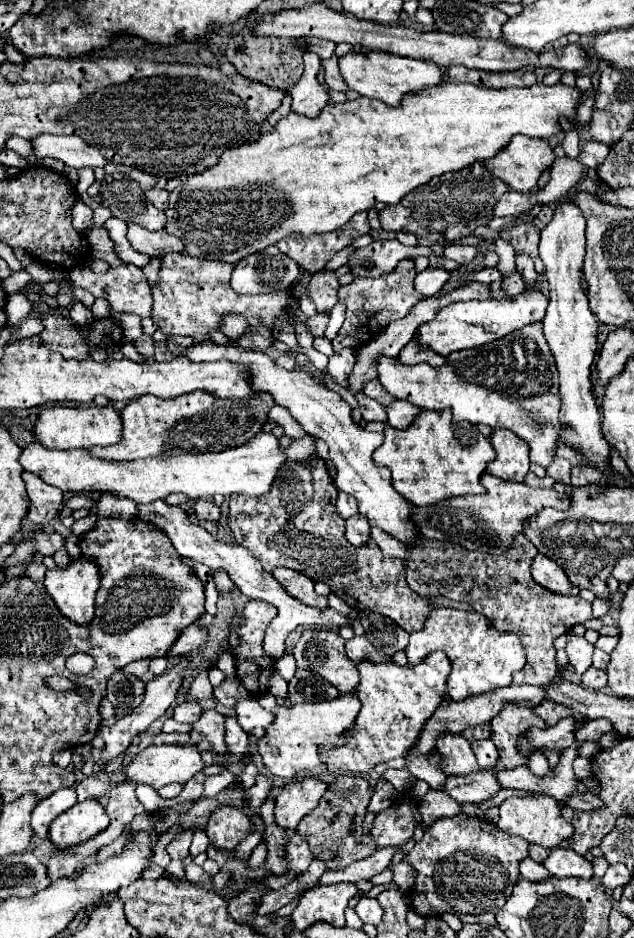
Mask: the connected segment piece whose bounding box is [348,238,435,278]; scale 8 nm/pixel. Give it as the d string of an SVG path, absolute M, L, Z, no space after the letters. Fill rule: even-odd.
M390 238L390 240L374 240L370 246L358 248L350 256L348 264L358 278L376 278L386 272L392 272L396 268L396 264L404 258L428 257L430 255L435 254L429 247L404 246L396 238ZM366 264L374 266L374 270L366 270Z

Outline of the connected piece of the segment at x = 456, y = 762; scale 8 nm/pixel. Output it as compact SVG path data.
M446 732L444 736L438 738L436 748L438 748L438 752L444 752L444 756L448 756L450 764L444 764L446 776L476 772L476 768L478 768L476 756L470 748L470 740L466 740L462 734Z

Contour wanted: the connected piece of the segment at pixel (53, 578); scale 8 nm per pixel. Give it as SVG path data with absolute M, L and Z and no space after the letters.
M80 556L76 560L70 560L66 568L48 570L44 584L46 584L48 594L54 598L56 606L60 608L64 616L68 616L76 624L88 624L94 618L94 600L100 588L100 580L102 580L102 574L96 560L90 556Z

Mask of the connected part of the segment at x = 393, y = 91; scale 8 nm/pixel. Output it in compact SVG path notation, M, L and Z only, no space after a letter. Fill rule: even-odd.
M348 52L344 56L338 56L340 74L346 80L348 88L358 92L360 96L382 100L390 106L400 104L402 94L410 90L420 90L424 86L432 86L442 82L442 72L436 64L414 60L414 58L402 58L386 52Z

